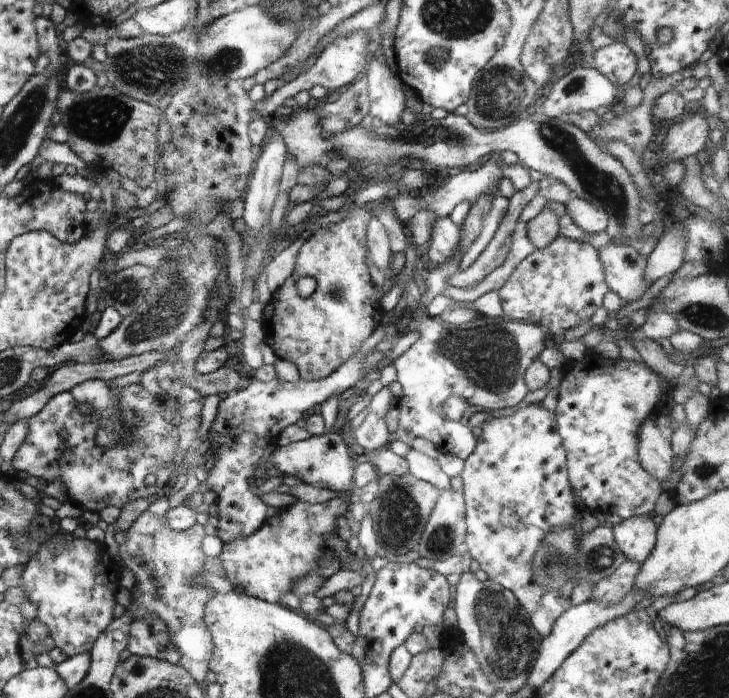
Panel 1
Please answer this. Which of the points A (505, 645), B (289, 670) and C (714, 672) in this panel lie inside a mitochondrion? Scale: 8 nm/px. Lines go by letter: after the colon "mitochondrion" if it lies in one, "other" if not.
A: mitochondrion
B: mitochondrion
C: mitochondrion

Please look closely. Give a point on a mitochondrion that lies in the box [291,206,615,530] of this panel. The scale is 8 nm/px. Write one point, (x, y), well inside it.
(490, 358)

